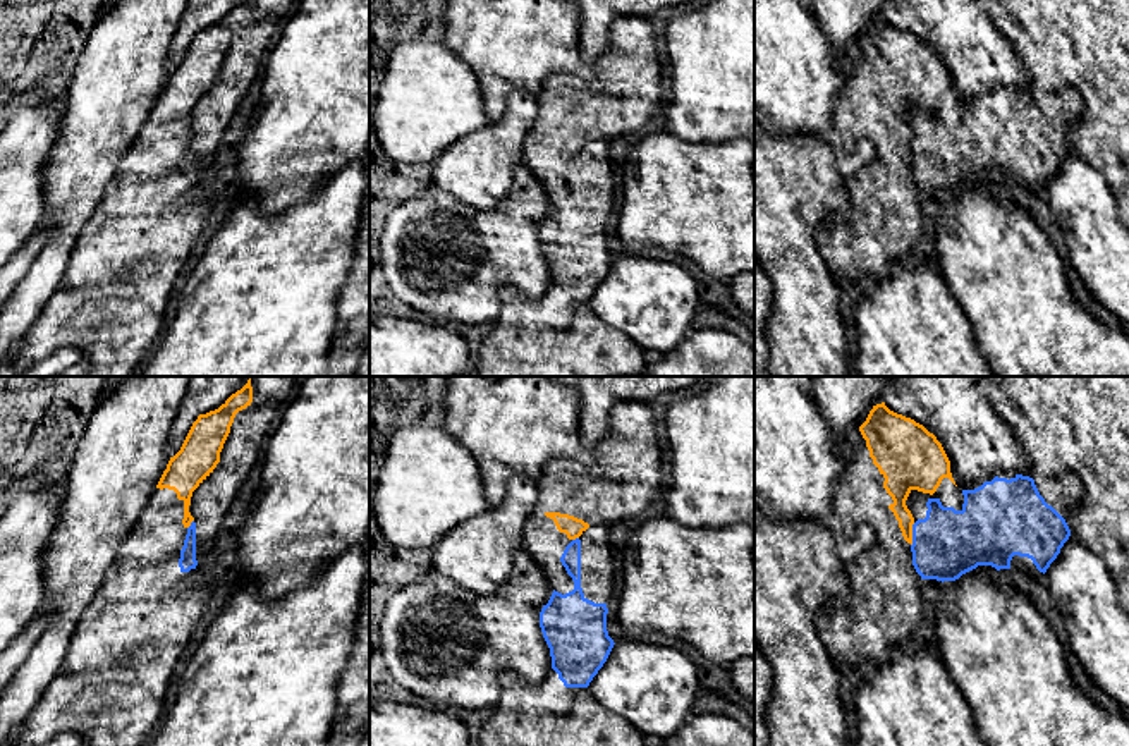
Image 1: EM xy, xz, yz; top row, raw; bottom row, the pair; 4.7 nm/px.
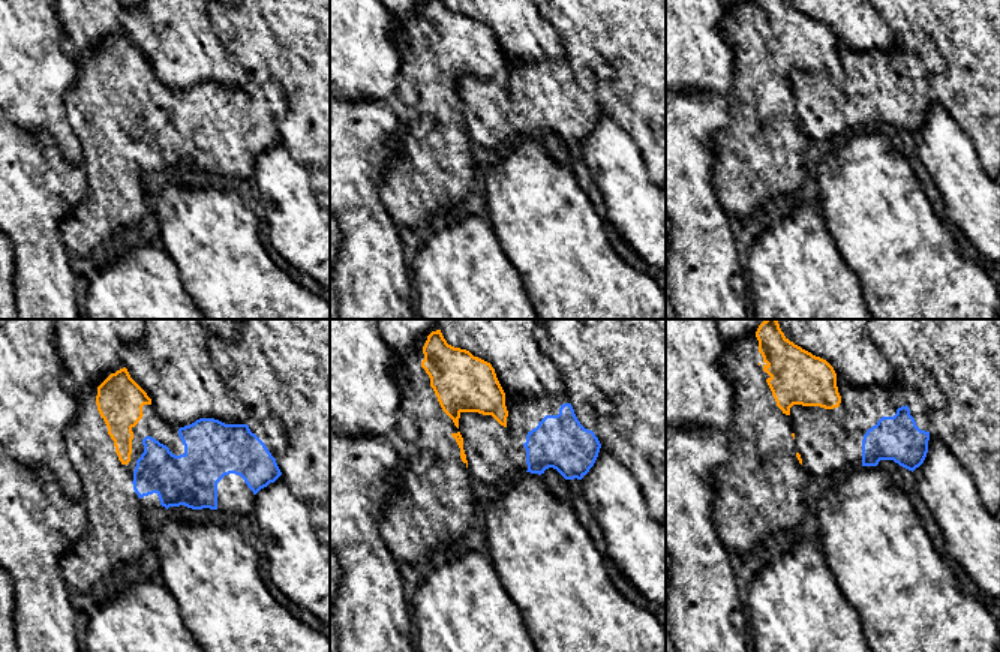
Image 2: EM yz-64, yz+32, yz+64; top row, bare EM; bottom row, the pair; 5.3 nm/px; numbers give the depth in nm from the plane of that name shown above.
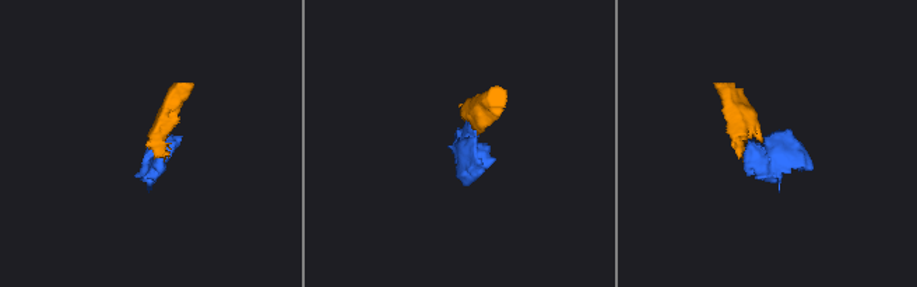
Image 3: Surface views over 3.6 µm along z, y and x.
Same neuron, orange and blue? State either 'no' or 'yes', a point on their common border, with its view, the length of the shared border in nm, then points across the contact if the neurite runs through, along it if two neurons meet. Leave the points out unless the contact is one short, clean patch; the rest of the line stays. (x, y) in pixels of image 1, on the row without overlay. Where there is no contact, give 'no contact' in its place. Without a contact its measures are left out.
no; meets orange in yz at (911, 150); contact 110 nm long; border along yz (915, 138), (911, 160)

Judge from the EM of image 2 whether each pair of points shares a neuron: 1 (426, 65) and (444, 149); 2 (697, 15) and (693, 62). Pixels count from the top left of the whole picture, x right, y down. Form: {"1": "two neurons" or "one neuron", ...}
{"1": "one neuron", "2": "one neuron"}

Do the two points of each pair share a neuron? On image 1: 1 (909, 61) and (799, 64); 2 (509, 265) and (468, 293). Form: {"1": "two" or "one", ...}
{"1": "two", "2": "one"}

